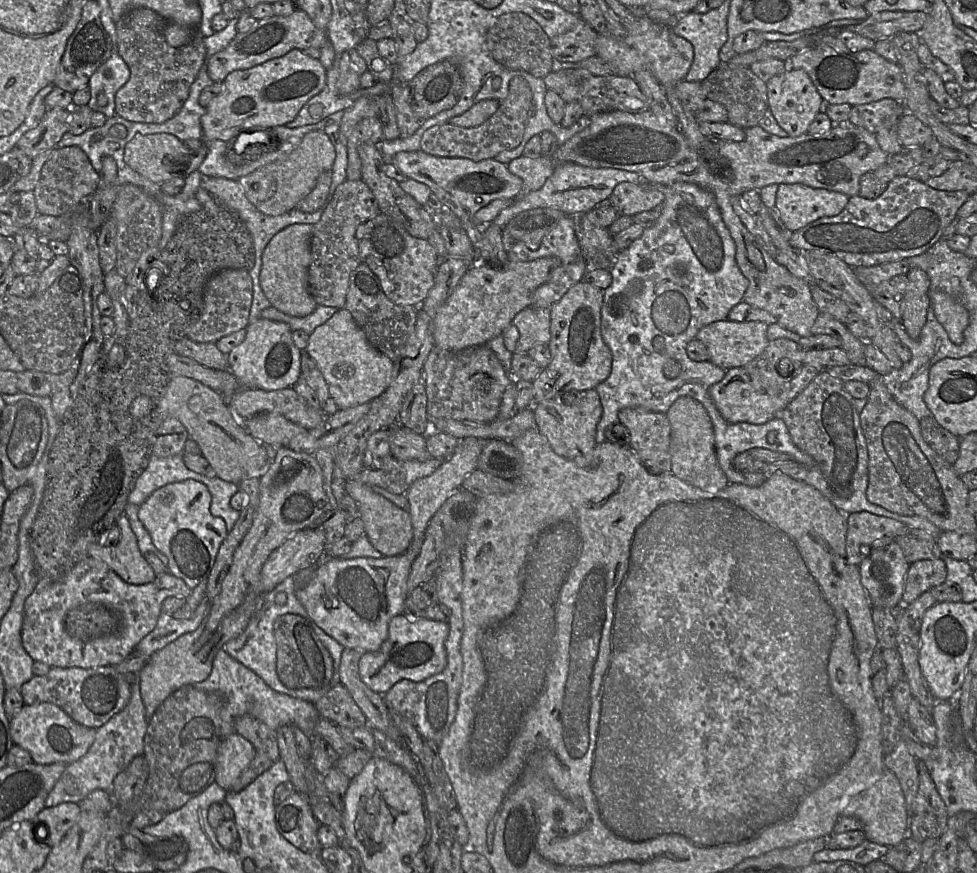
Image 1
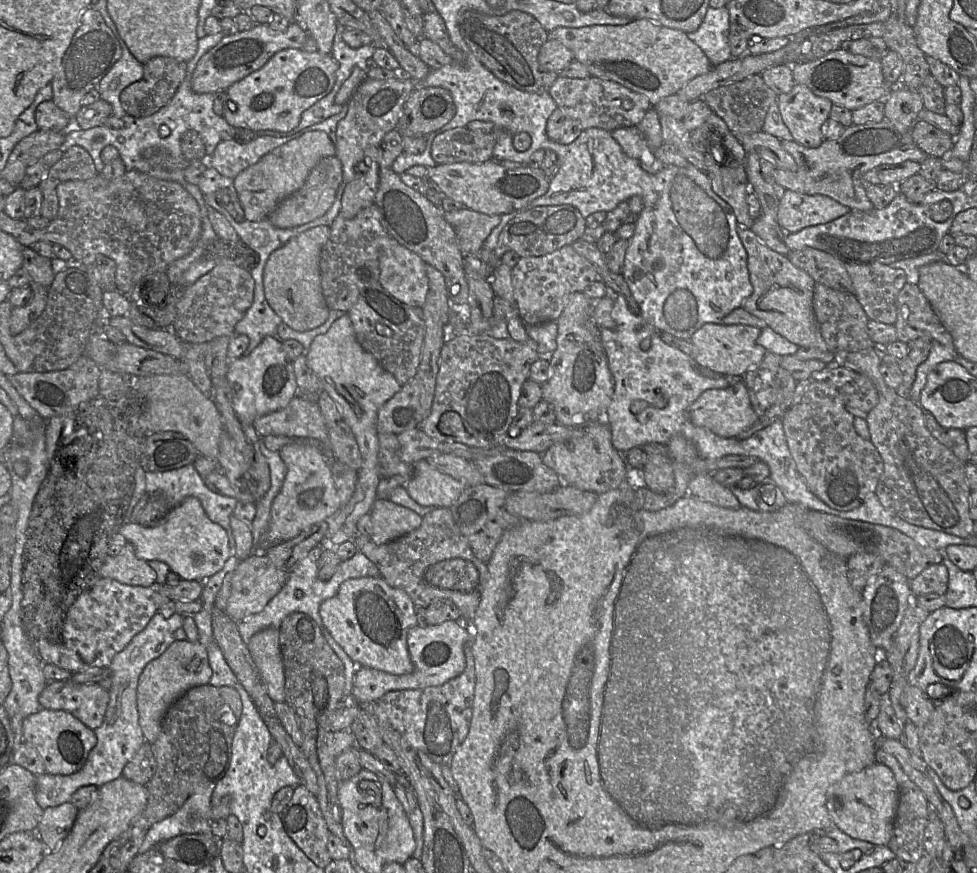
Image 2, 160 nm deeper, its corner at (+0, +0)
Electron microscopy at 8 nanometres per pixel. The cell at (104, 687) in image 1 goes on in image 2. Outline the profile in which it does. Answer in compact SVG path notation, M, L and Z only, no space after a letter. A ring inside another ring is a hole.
M68 679L48 681L38 700L44 709L67 711L95 730L104 720L109 693L97 683L79 684Z

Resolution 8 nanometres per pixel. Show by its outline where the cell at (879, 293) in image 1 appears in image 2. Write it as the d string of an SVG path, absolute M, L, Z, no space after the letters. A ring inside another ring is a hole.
M907 282L898 294L896 306L894 326L899 341L908 343L920 337L929 337L947 348L955 349L951 334L918 285Z

